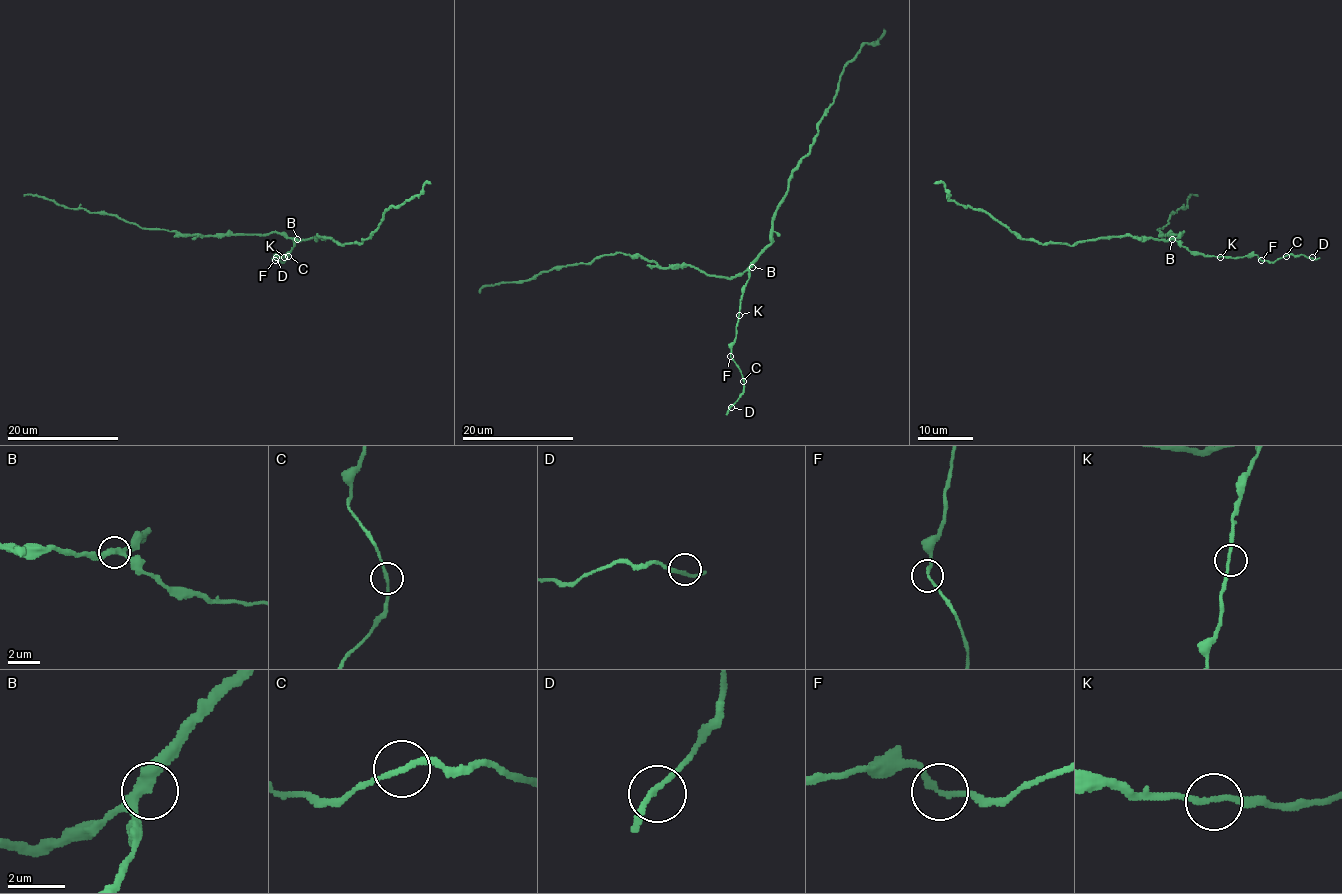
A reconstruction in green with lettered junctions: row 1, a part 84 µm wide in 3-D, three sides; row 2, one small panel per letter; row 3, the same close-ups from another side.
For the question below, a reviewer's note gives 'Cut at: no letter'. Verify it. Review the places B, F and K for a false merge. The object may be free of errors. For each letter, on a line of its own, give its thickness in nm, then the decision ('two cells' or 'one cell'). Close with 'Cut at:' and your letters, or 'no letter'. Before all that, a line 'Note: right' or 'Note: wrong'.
Note: right
B: 320 nm | one cell
F: 180 nm | one cell
K: 190 nm | one cell
Cut at: no letter

